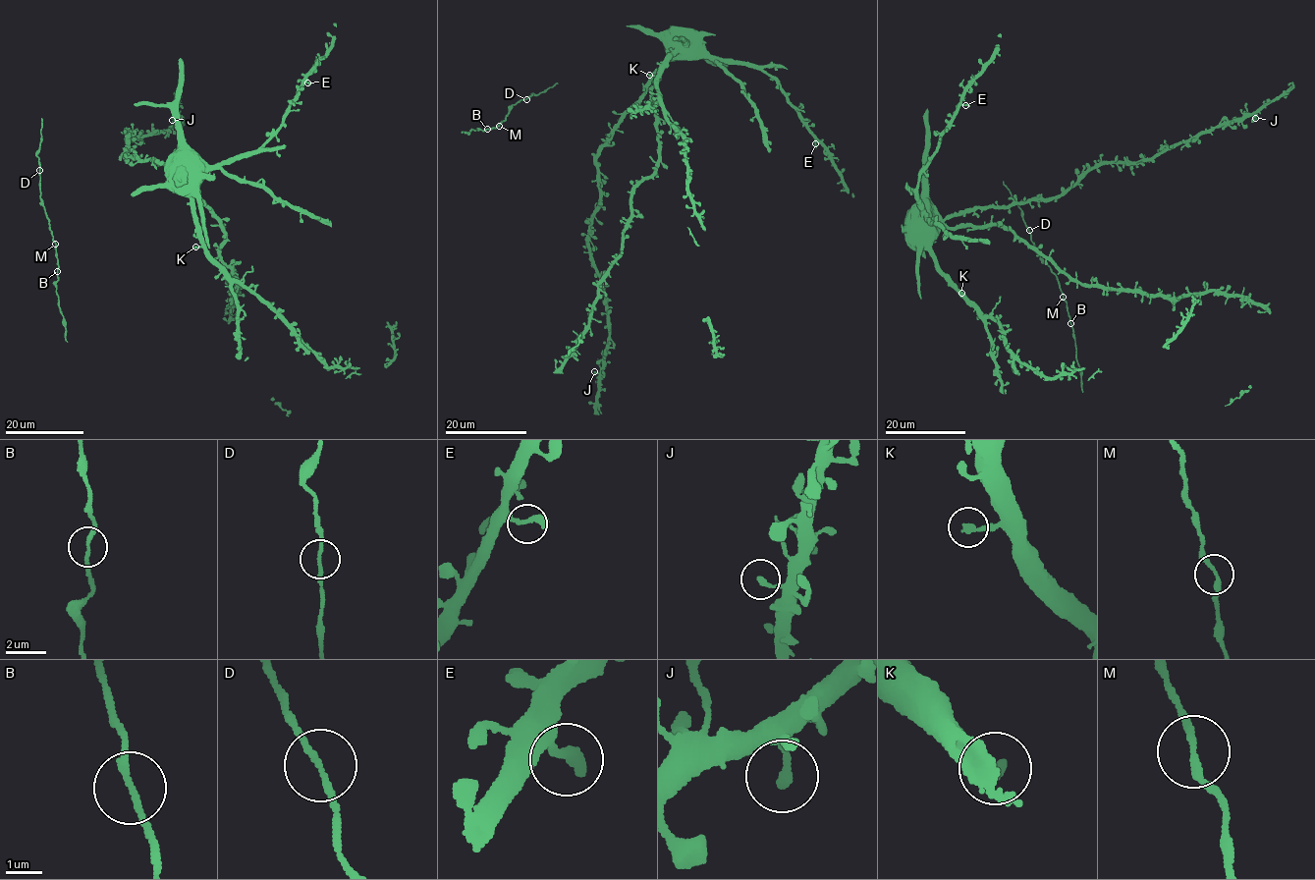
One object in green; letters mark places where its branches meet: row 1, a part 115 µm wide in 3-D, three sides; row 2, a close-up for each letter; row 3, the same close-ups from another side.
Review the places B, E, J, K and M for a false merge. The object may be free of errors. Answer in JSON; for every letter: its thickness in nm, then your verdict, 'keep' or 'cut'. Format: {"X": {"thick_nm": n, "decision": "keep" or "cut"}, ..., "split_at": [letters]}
{"B": {"thick_nm": 170, "decision": "keep"}, "E": {"thick_nm": 240, "decision": "keep"}, "J": {"thick_nm": 280, "decision": "keep"}, "K": {"thick_nm": 280, "decision": "keep"}, "M": {"thick_nm": 190, "decision": "keep"}, "split_at": []}

